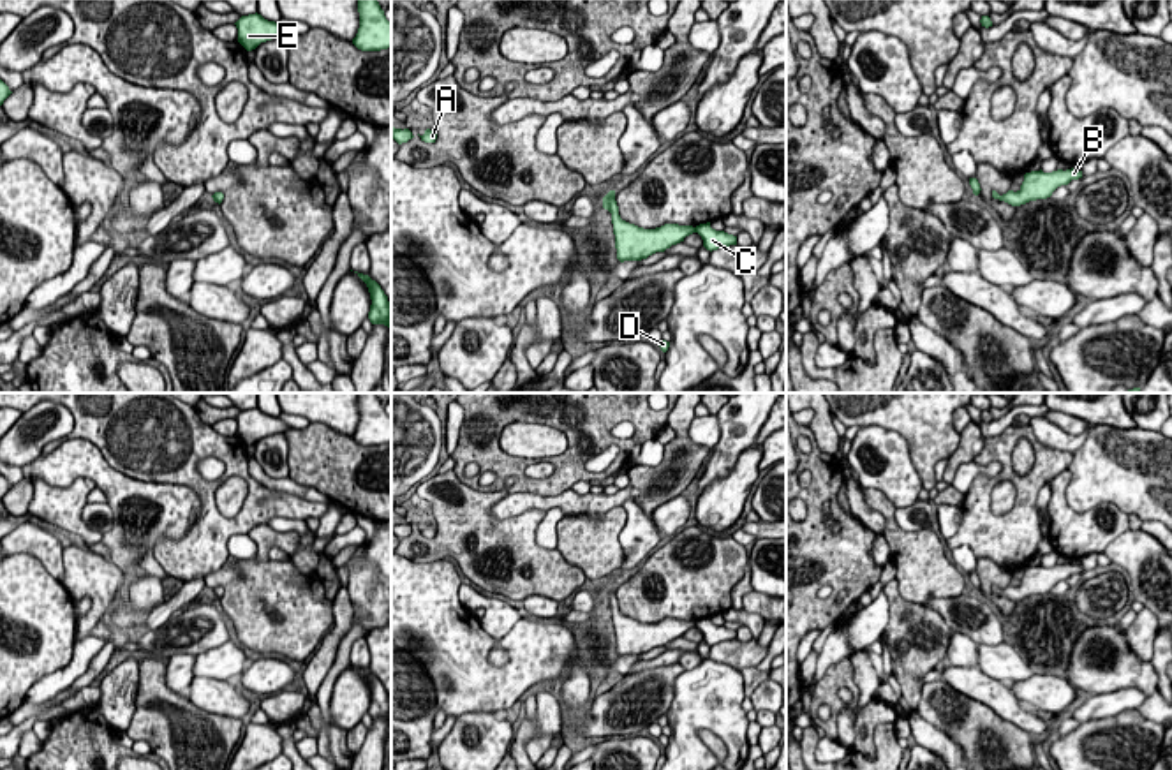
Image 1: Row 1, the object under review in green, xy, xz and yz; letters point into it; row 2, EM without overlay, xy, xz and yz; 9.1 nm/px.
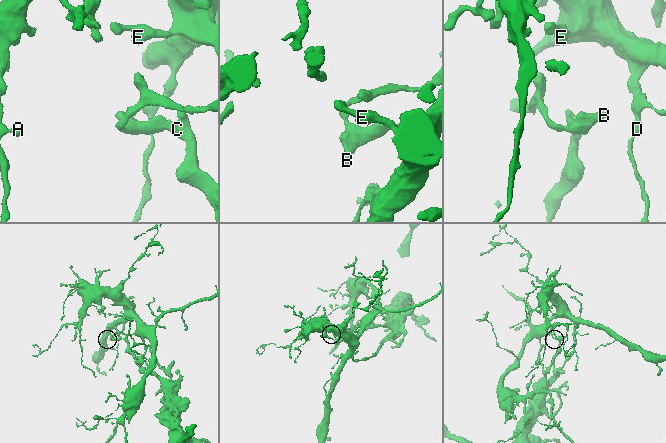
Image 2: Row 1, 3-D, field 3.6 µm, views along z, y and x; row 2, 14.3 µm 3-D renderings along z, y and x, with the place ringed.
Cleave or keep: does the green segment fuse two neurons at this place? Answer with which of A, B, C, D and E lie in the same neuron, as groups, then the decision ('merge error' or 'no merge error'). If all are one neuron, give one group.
A D E / B C; merge error

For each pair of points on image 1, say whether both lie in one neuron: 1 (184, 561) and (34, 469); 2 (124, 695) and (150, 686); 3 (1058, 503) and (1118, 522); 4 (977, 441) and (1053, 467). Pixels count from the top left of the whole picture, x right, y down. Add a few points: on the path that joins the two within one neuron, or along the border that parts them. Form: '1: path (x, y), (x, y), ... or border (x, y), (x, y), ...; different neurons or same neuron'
1: border (192, 524), (178, 538), (161, 538), (152, 548); different neurons
2: border (141, 661), (136, 709), (126, 730); different neurons
3: path (1070, 518), (1082, 531), (1105, 531); same neuron
4: border (986, 437), (984, 448), (971, 460); different neurons

